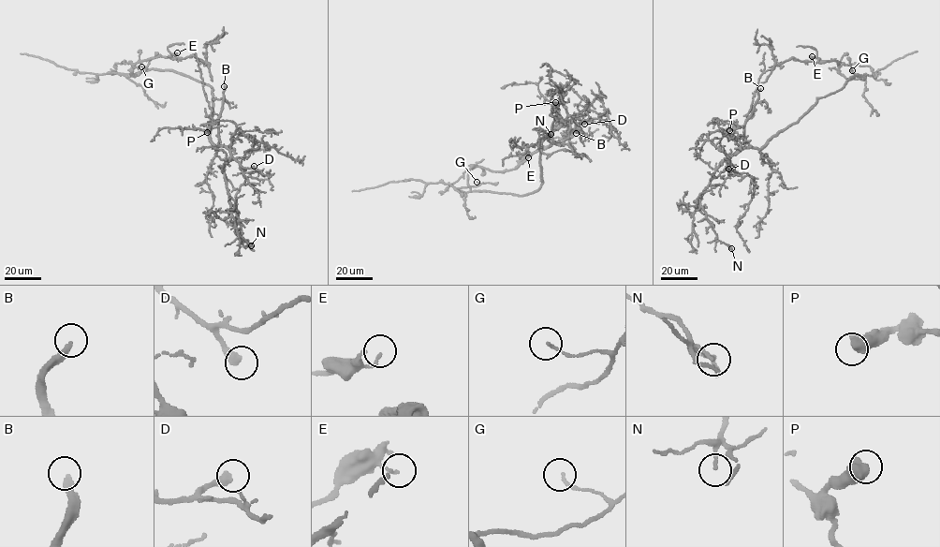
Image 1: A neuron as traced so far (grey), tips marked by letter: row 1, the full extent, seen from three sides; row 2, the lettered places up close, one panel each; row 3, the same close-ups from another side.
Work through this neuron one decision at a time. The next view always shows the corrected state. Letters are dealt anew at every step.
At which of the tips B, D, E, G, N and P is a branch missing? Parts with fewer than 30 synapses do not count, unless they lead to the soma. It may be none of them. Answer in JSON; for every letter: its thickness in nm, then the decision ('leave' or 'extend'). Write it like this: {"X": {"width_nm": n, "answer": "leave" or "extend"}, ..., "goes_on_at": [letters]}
{"B": {"width_nm": 280, "answer": "extend"}, "D": {"width_nm": 400, "answer": "extend"}, "E": {"width_nm": 120, "answer": "leave"}, "G": {"width_nm": 110, "answer": "leave"}, "N": {"width_nm": 120, "answer": "leave"}, "P": {"width_nm": 550, "answer": "leave"}, "goes_on_at": ["B", "D"]}

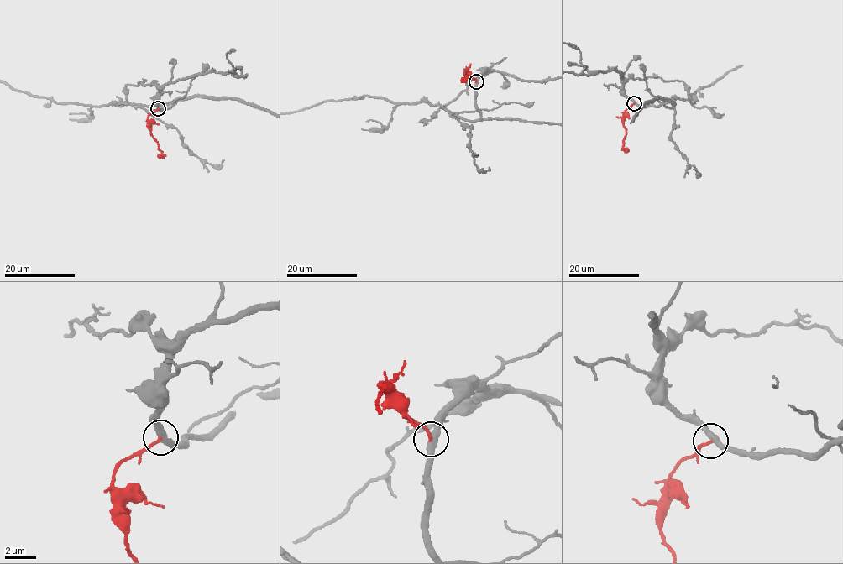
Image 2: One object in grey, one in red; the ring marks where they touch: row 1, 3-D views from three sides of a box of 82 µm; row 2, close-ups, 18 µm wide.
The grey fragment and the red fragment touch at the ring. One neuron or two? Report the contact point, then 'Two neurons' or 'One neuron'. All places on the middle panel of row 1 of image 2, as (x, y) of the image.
Place: (476, 81). One neuron

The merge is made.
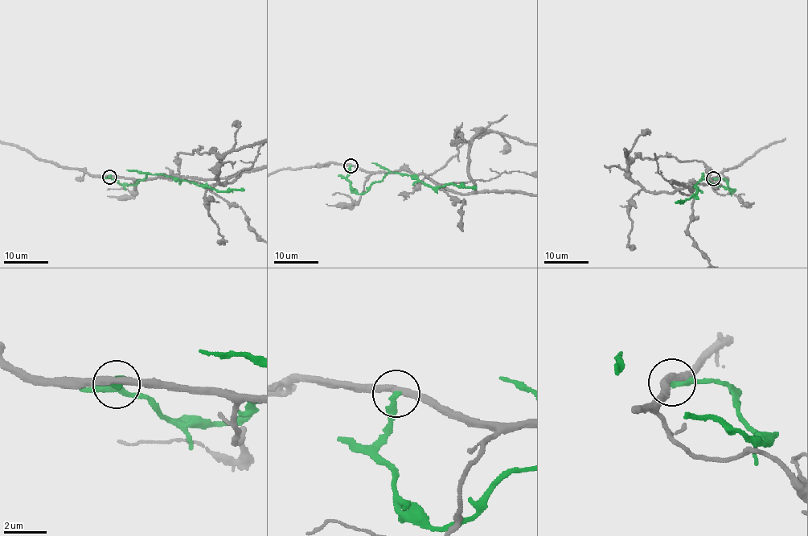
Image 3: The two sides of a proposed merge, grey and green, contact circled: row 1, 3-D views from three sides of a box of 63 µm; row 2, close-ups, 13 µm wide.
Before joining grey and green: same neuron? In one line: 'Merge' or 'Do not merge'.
Do not merge

